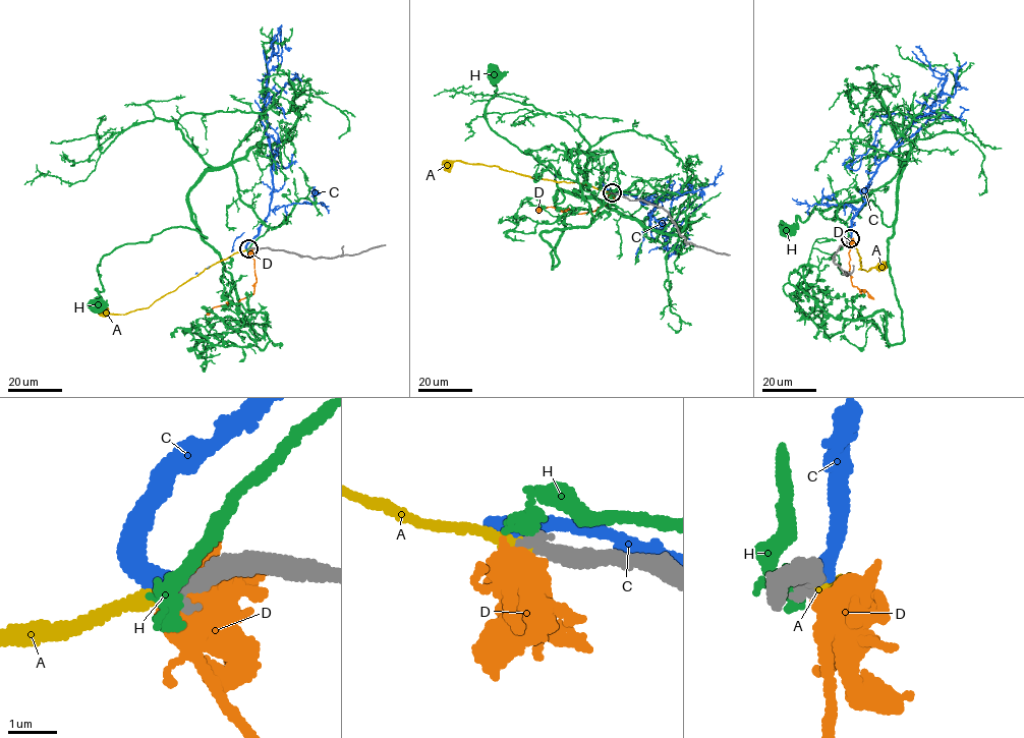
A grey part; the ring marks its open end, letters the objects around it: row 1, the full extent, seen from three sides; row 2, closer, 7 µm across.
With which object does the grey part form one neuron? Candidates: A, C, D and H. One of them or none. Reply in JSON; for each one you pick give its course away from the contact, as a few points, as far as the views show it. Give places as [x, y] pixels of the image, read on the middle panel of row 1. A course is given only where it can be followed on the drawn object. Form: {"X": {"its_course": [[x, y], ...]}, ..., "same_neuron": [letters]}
{"C": {"its_course": [[612, 193], [628, 192], [644, 204], [652, 202], [656, 206], [648, 228], [667, 234], [701, 204]]}, "same_neuron": ["C"]}

